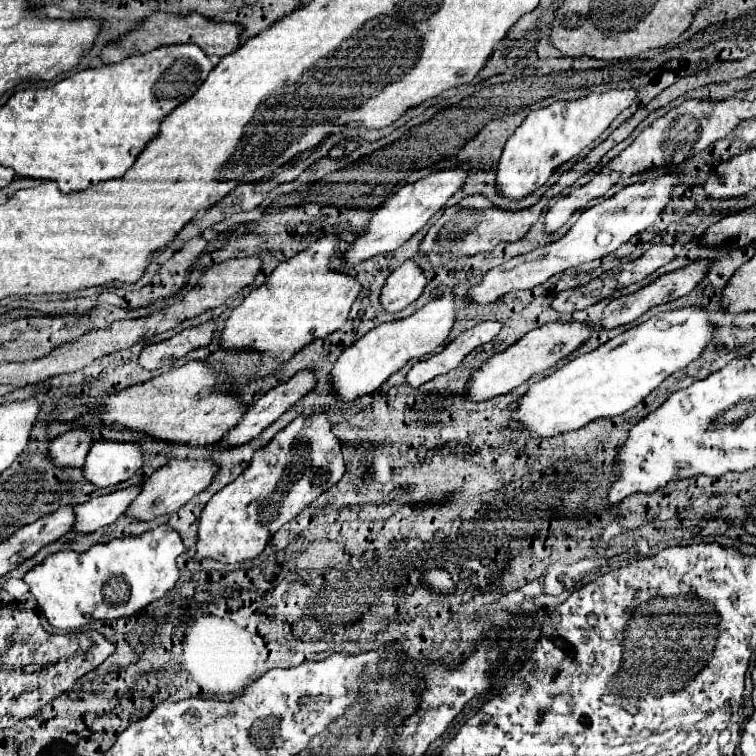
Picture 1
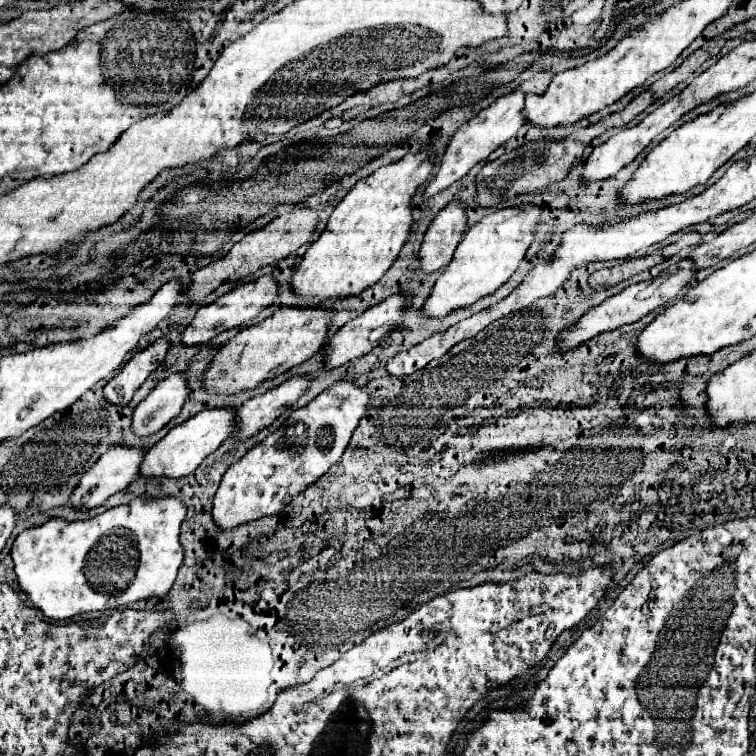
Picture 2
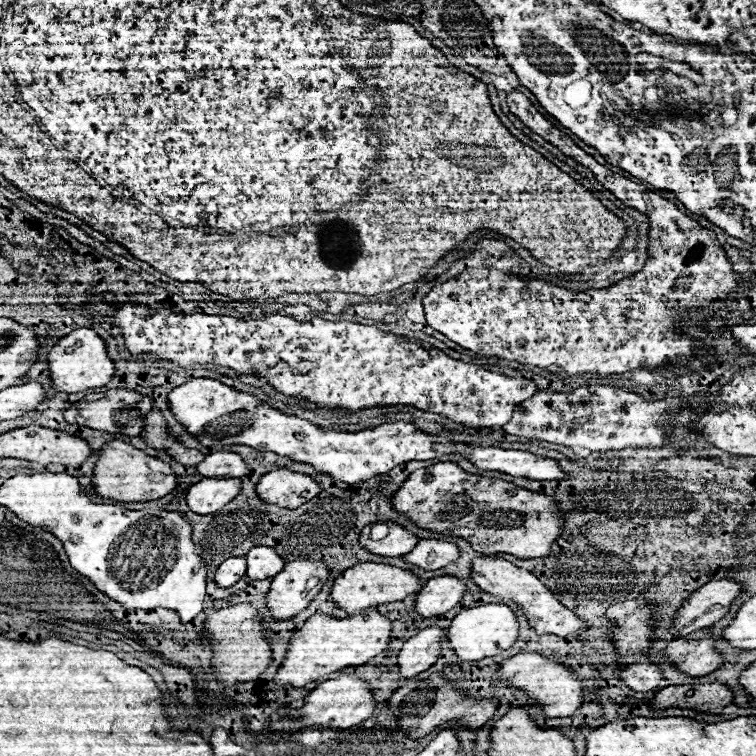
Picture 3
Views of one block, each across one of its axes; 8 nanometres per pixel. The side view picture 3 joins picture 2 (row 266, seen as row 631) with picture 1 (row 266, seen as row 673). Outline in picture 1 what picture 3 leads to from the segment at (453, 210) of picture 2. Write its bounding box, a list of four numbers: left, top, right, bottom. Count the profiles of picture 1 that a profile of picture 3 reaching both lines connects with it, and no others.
[380,260,428,312]

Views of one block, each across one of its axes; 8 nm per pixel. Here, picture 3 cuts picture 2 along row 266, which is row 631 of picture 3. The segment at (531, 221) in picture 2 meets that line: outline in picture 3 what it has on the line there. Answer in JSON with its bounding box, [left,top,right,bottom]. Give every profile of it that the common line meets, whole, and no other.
[446,604,518,662]

